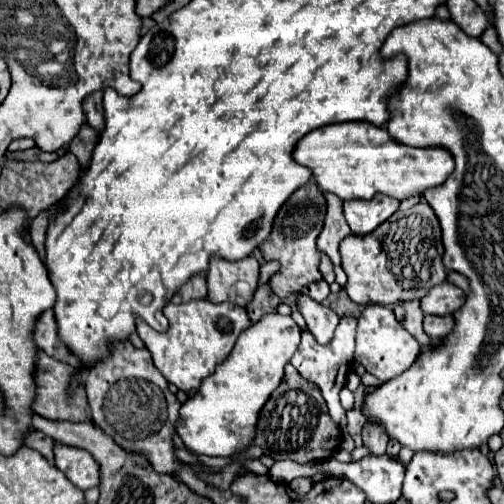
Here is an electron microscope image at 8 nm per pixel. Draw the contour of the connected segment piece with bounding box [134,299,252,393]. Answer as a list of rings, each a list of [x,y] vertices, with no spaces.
[[[196,299],[196,301],[188,301],[188,303],[166,303],[162,313],[168,319],[168,331],[158,333],[152,331],[144,321],[136,319],[136,331],[140,335],[140,339],[144,341],[146,349],[152,353],[154,365],[158,367],[158,371],[170,381],[174,383],[178,389],[190,393],[196,391],[200,387],[200,383],[214,373],[216,365],[222,363],[238,335],[248,329],[252,323],[248,319],[248,313],[244,307],[234,305],[234,303],[212,303],[210,299]]]

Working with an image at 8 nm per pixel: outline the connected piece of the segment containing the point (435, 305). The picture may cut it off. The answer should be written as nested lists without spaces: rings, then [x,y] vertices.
[[[444,281],[442,285],[432,287],[430,293],[424,295],[422,311],[430,313],[430,315],[452,315],[454,311],[458,311],[462,307],[464,301],[466,301],[464,291],[448,281]]]

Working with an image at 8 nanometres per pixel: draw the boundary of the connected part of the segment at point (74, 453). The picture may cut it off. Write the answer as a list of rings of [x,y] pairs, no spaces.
[[[56,443],[54,445],[54,465],[82,491],[96,487],[100,483],[100,465],[84,449]]]

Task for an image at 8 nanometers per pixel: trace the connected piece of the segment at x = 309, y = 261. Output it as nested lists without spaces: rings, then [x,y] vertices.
[[[314,181],[302,185],[296,189],[288,201],[280,207],[274,223],[270,237],[260,243],[262,257],[266,261],[278,261],[280,271],[270,277],[270,289],[280,297],[286,299],[290,295],[296,295],[306,283],[320,281],[322,273],[318,269],[320,265],[320,251],[316,249],[316,239],[324,227],[324,215],[326,215],[326,199],[318,185]]]

